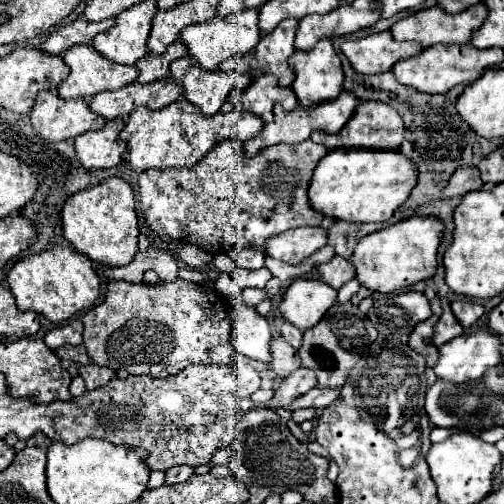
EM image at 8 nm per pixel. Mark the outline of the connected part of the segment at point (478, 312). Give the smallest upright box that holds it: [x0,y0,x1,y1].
[452,300,484,330]

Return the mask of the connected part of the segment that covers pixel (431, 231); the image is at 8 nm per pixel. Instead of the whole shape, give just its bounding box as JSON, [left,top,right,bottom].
[350,216,444,294]

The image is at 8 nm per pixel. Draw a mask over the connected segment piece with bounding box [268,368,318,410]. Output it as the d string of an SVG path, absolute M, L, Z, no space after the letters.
M298 368L296 372L292 372L288 378L284 378L284 386L274 394L274 398L268 402L268 408L276 410L278 406L286 406L288 402L292 402L296 396L306 394L310 388L314 388L318 384L318 380L314 380L314 372L310 372L308 368Z

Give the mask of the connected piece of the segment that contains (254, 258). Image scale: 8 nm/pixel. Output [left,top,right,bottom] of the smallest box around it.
[230,248,264,270]

